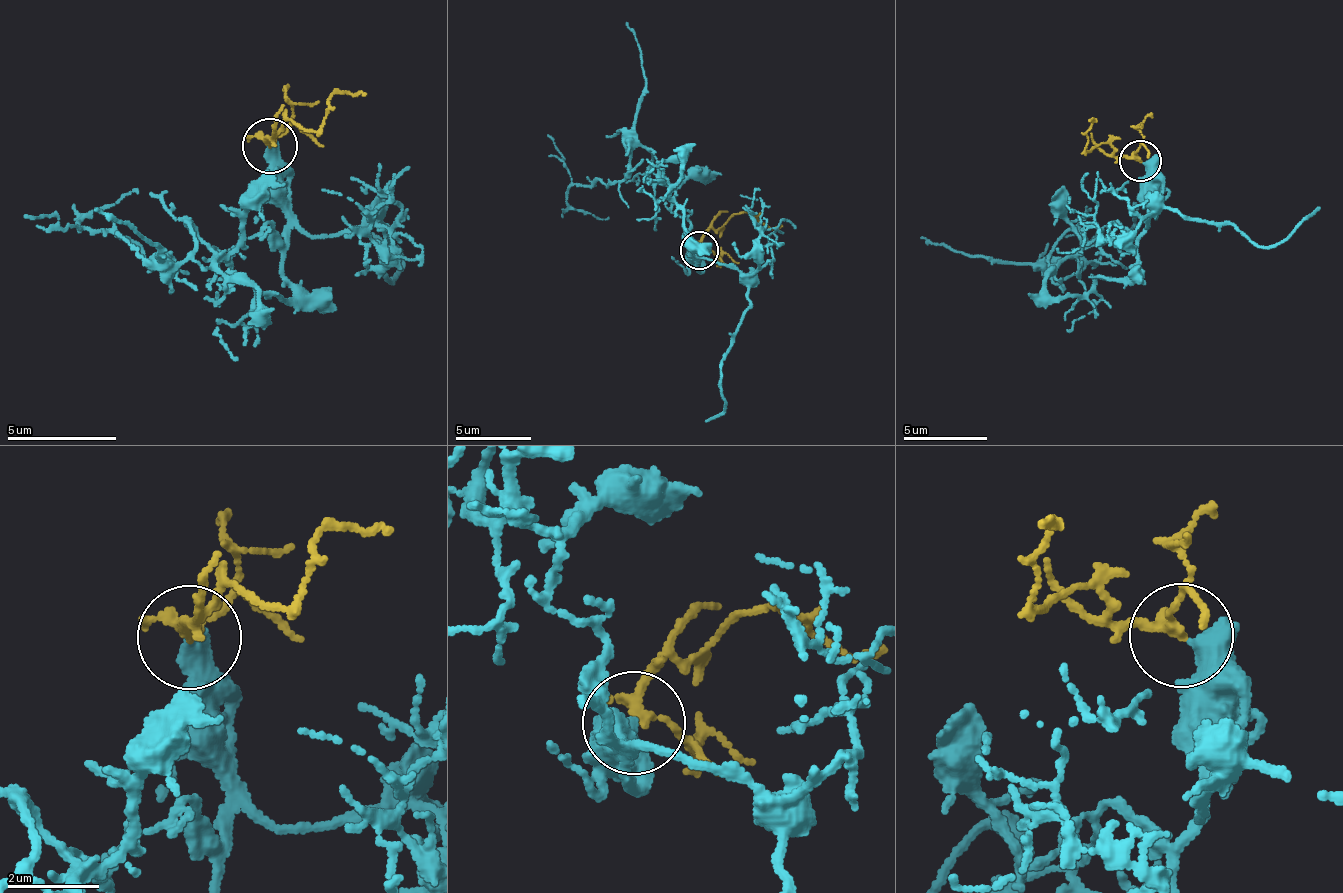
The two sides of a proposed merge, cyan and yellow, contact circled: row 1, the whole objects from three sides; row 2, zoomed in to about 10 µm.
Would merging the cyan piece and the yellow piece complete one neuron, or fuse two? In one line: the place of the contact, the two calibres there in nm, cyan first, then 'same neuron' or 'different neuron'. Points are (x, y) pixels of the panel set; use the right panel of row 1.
place (1140, 161); calibres 550 and 160 nm; same neuron

